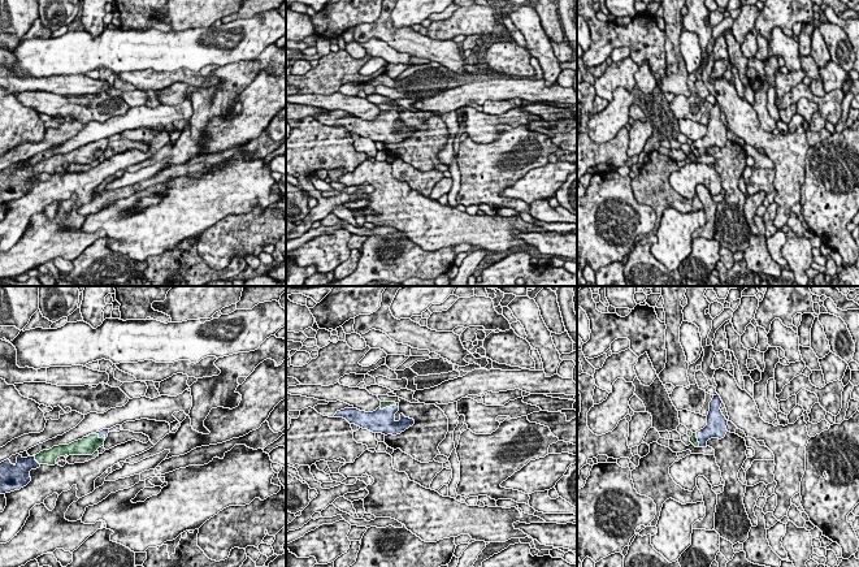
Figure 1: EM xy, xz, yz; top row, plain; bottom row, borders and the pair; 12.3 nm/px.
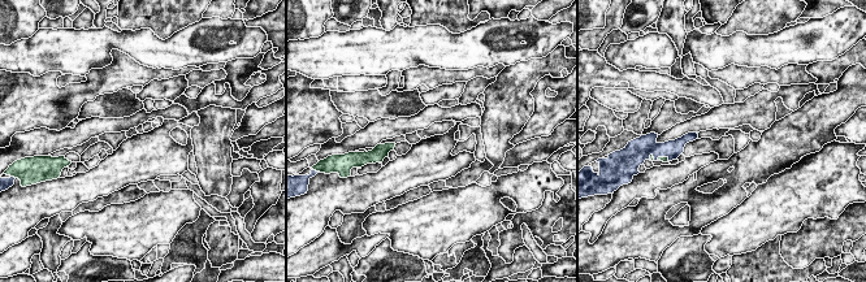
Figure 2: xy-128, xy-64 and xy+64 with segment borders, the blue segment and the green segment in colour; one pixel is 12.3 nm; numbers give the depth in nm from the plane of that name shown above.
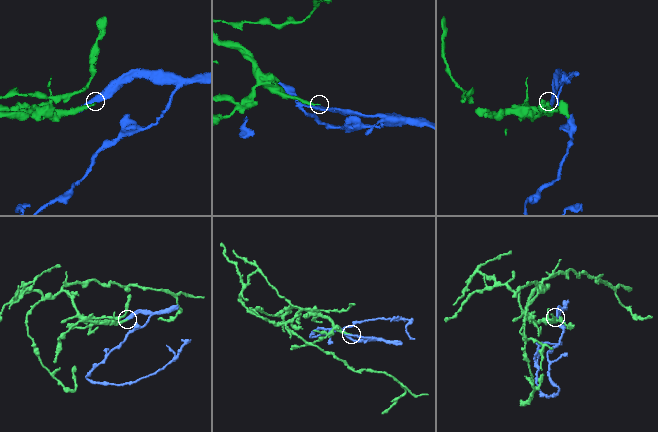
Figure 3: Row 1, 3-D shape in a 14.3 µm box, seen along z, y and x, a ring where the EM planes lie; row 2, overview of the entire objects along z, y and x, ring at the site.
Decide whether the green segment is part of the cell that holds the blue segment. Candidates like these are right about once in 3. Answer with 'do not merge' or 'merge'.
merge

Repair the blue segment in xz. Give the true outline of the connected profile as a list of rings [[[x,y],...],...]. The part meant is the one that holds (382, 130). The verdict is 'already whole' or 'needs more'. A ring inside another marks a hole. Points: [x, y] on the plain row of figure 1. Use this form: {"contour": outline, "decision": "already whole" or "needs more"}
{"contour": [[[381,111],[381,114],[373,121],[360,120],[357,117],[344,117],[337,120],[334,126],[343,126],[350,133],[355,133],[363,138],[373,142],[400,143],[415,133],[413,127],[405,126],[400,122],[400,129],[395,129],[395,122],[399,120],[399,112]]], "decision": "needs more"}

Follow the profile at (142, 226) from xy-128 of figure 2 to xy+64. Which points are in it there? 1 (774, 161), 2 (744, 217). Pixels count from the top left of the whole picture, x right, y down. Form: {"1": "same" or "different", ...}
{"1": "different", "2": "same"}

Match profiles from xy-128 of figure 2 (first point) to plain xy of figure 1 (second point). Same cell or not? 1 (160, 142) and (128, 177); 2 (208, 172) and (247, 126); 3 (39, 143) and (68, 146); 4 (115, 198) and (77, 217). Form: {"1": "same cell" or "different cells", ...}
{"1": "same cell", "2": "different cells", "3": "same cell", "4": "same cell"}

